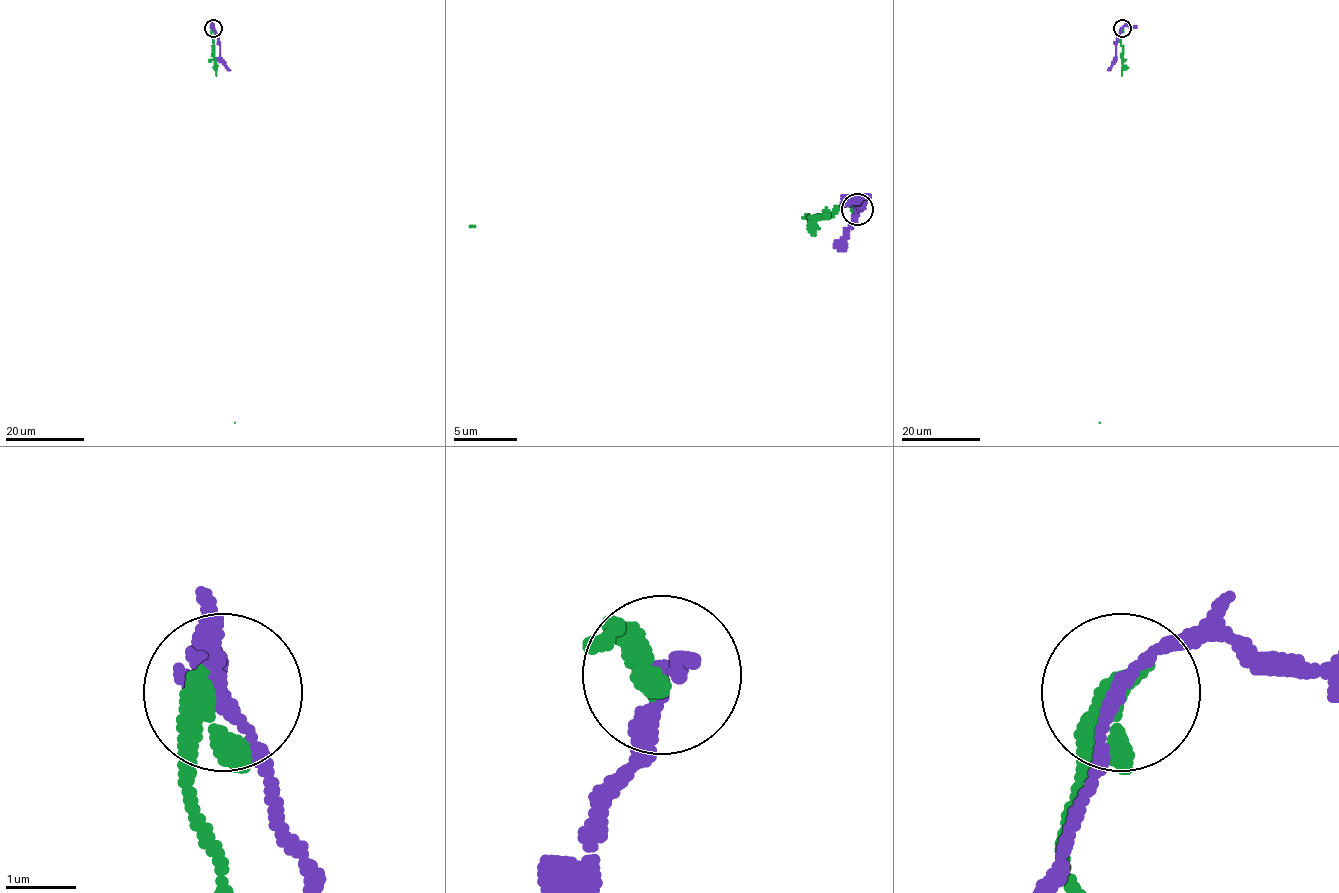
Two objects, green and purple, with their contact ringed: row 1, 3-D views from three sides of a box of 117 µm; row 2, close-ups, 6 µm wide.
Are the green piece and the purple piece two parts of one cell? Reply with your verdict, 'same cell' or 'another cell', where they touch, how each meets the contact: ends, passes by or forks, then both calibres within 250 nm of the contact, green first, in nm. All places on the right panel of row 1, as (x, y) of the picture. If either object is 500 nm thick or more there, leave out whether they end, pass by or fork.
another cell; at (1122, 28); green passes by; purple passes by; 300 nm thick on the green side, 160 nm on the other

